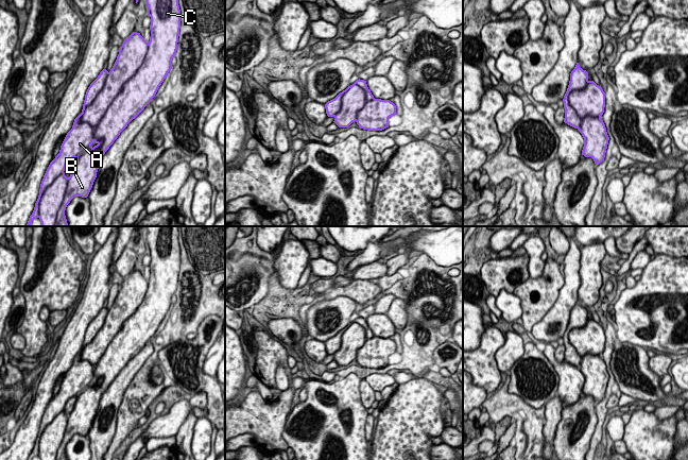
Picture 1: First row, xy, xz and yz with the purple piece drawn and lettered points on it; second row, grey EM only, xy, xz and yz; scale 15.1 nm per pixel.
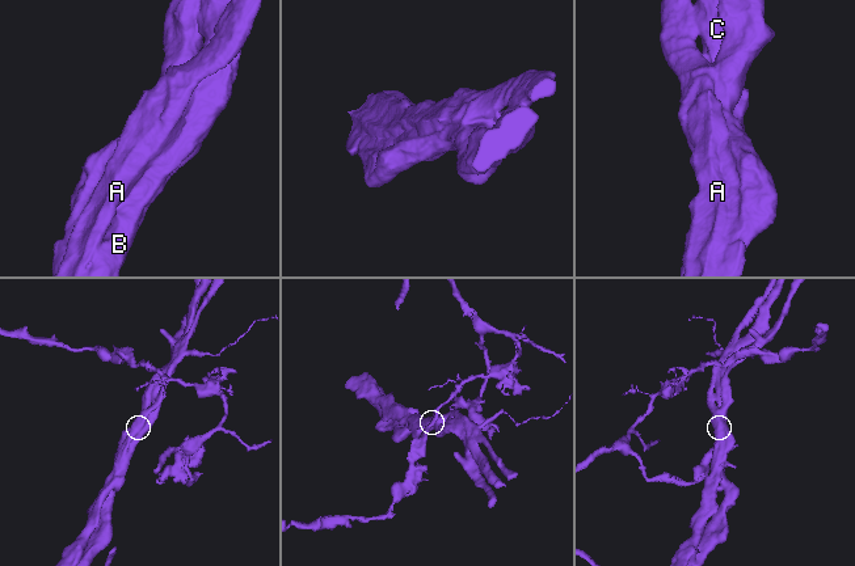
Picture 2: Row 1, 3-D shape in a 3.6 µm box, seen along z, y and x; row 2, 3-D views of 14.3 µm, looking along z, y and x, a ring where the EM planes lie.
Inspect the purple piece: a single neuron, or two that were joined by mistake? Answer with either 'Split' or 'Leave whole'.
Split

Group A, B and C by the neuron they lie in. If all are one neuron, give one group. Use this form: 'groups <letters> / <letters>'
groups A / B C

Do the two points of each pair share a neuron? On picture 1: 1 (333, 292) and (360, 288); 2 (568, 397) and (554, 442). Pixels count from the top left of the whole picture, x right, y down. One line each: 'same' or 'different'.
1: same
2: different

